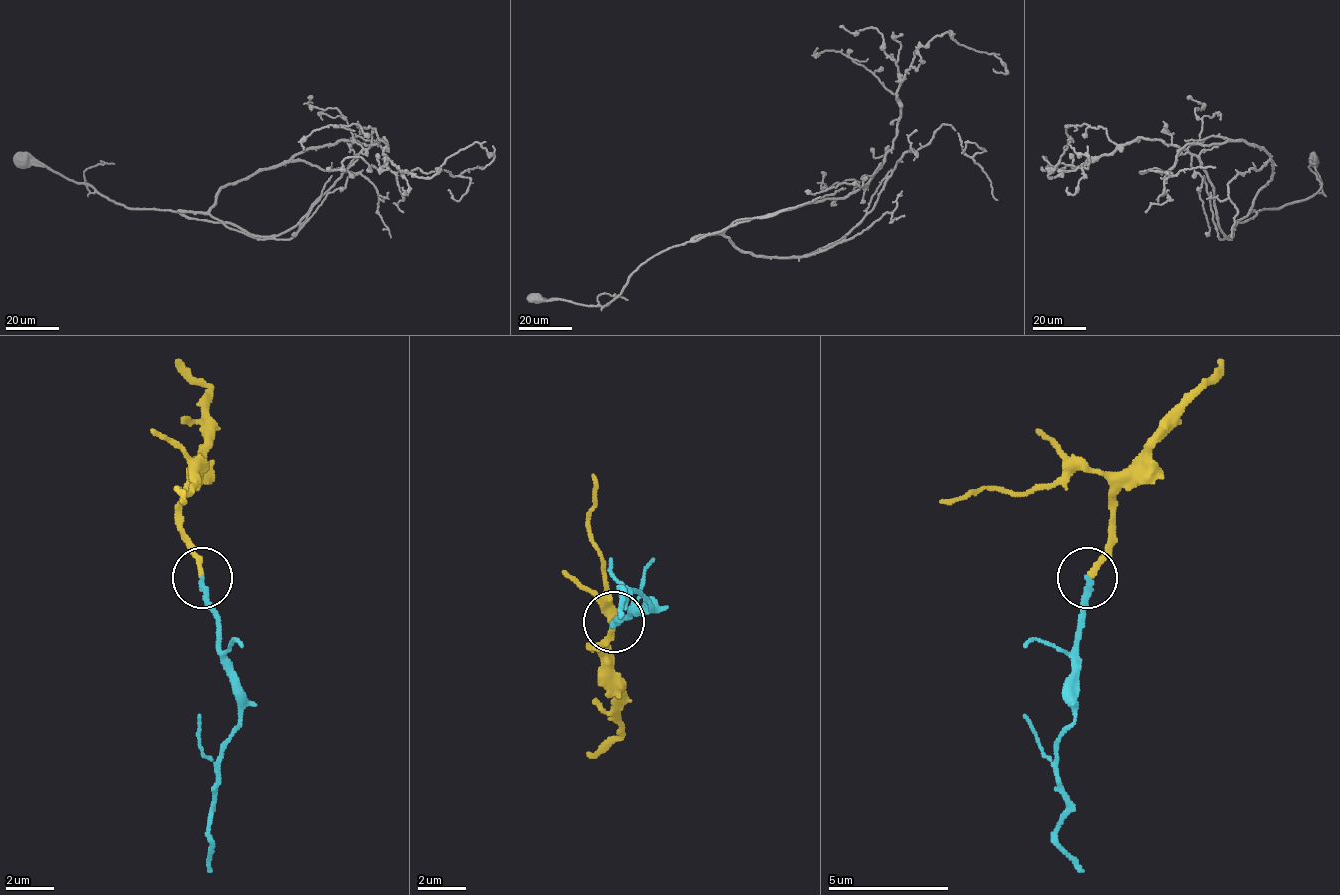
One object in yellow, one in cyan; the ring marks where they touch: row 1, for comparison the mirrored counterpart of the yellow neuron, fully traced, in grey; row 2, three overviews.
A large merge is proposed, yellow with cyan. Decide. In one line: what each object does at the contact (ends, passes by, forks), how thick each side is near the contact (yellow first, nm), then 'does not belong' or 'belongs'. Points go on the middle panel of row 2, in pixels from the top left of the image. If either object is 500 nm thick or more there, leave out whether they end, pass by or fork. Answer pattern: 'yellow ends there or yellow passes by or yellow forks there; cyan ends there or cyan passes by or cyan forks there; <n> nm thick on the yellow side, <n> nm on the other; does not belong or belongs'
yellow ends there; cyan ends there; 200 nm thick on the yellow side, 240 nm on the other; belongs

